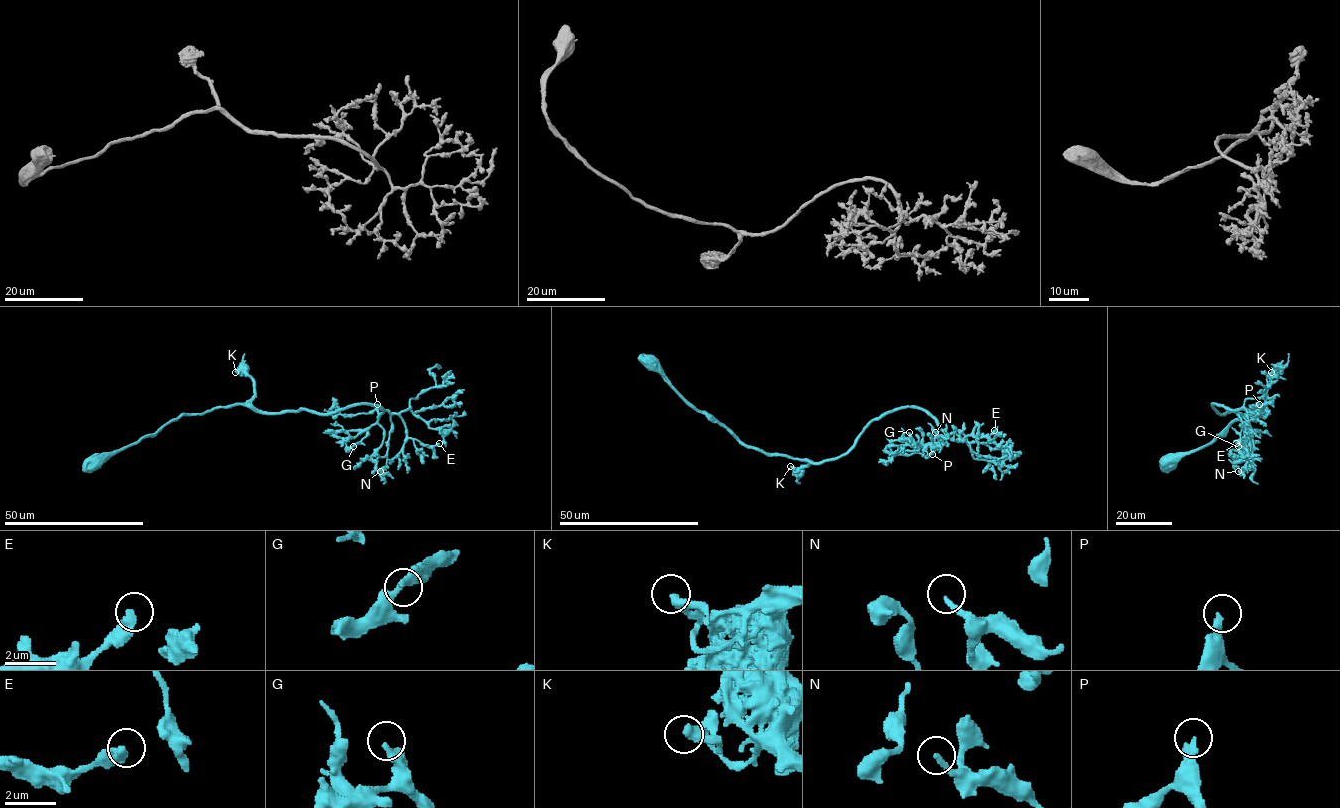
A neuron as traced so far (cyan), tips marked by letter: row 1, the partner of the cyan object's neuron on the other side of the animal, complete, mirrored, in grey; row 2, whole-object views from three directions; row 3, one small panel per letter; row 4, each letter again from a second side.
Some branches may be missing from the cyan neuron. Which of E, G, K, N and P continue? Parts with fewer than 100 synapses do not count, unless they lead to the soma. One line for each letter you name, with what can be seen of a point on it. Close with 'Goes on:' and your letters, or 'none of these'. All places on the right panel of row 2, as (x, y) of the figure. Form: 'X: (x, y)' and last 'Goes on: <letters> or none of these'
P: (1259, 404)
Goes on: P

